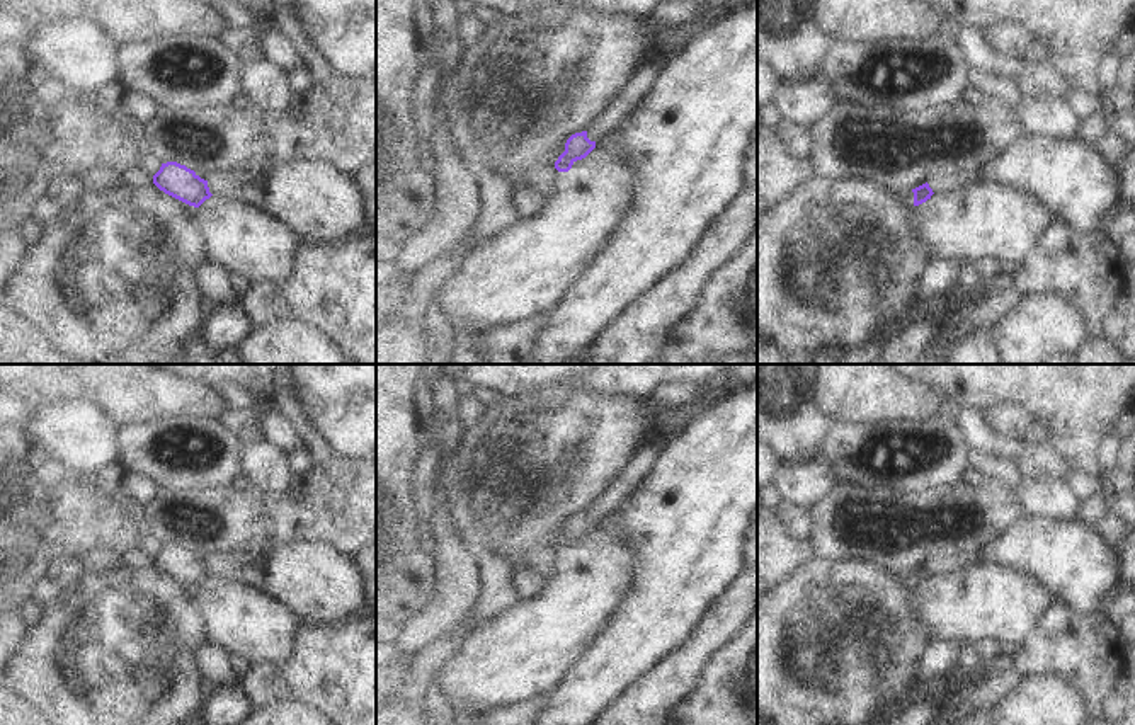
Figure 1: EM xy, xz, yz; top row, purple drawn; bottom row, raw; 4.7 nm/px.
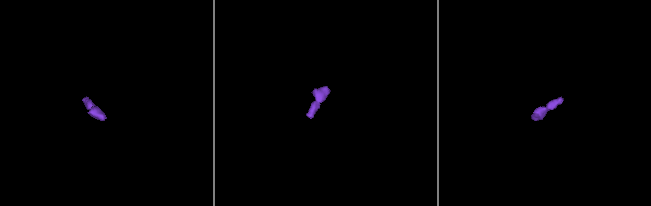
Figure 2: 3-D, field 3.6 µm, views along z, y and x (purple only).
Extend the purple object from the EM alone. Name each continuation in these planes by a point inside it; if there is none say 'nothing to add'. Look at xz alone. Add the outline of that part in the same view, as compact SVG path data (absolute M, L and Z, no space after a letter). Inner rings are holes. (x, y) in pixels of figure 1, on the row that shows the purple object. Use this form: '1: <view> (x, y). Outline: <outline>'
1: xz (642, 82). Outline: M653 58L652 61L640 66L640 70L625 85L623 92L609 106L609 109L592 121L587 129L587 138L590 141L607 138L619 126L619 123L635 111L640 100L652 90L664 65L664 61Z

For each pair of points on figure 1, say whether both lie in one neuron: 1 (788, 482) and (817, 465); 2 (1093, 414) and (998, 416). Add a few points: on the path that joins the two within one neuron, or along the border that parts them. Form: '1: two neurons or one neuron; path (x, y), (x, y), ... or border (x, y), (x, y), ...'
1: one neuron; path (795, 482), (800, 482), (810, 472)
2: two neurons; border (996, 405), (1018, 402), (1038, 421)

